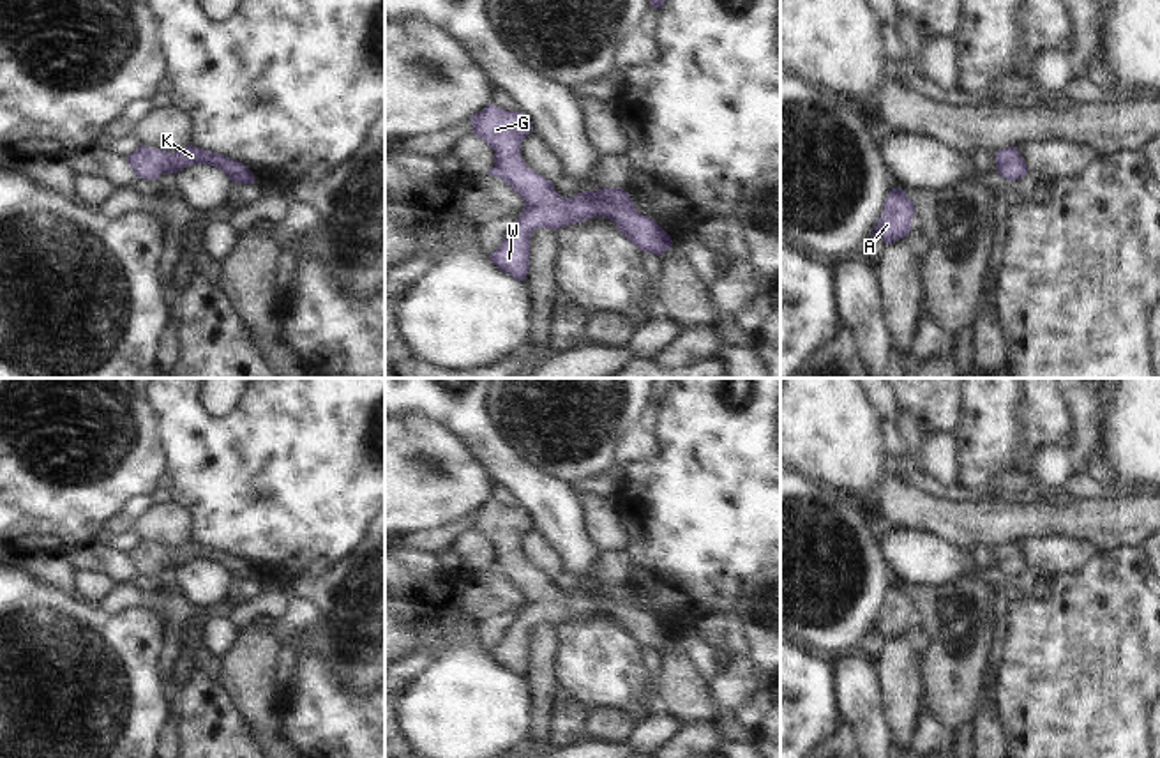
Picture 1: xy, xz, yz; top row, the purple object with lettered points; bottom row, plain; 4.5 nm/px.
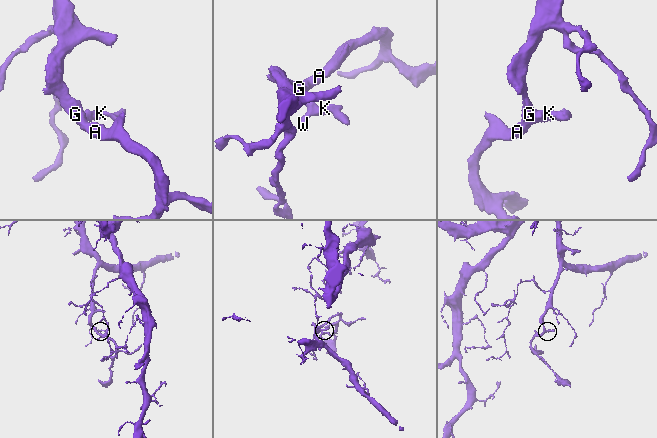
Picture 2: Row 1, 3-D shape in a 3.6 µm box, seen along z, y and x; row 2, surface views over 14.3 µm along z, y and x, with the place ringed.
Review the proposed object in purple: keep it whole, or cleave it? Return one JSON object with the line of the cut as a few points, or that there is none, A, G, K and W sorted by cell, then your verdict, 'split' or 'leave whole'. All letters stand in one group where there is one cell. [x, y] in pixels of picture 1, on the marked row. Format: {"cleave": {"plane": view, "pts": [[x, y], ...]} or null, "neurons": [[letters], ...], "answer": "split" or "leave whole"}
{"cleave": null, "neurons": [["A", "G", "K", "W"]], "answer": "leave whole"}

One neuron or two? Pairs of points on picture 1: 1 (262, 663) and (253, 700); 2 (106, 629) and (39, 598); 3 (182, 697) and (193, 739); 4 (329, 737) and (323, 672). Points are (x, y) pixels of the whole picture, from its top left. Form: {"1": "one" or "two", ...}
{"1": "one", "2": "one", "3": "one", "4": "one"}

